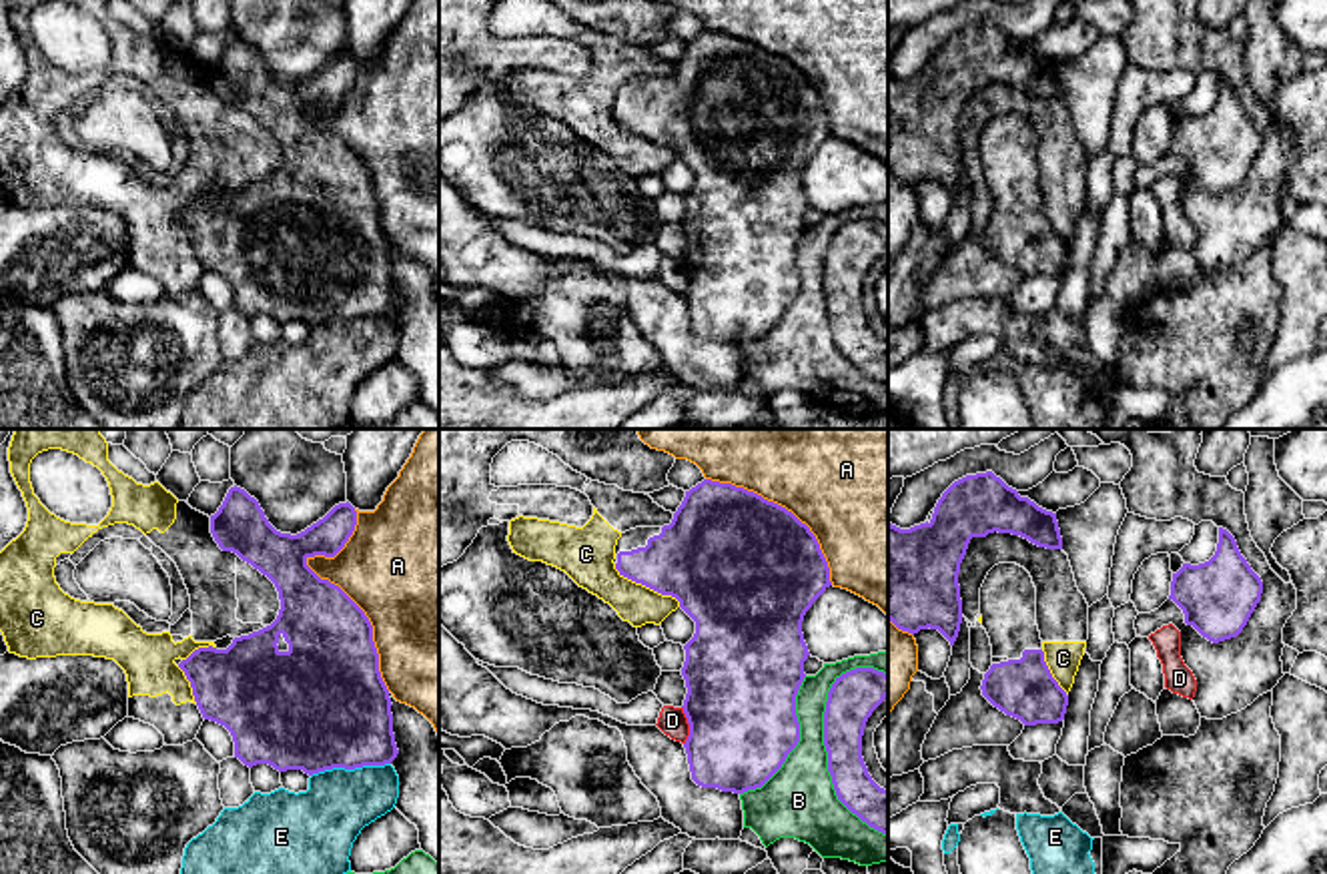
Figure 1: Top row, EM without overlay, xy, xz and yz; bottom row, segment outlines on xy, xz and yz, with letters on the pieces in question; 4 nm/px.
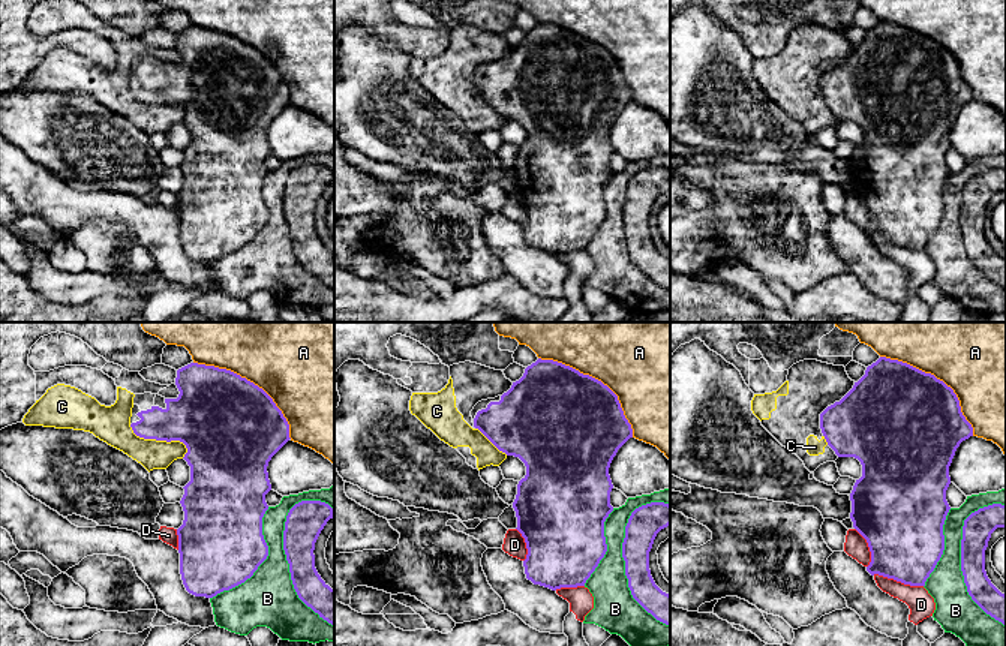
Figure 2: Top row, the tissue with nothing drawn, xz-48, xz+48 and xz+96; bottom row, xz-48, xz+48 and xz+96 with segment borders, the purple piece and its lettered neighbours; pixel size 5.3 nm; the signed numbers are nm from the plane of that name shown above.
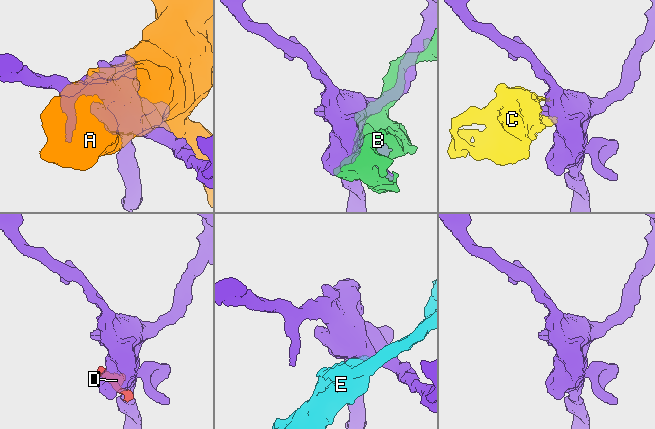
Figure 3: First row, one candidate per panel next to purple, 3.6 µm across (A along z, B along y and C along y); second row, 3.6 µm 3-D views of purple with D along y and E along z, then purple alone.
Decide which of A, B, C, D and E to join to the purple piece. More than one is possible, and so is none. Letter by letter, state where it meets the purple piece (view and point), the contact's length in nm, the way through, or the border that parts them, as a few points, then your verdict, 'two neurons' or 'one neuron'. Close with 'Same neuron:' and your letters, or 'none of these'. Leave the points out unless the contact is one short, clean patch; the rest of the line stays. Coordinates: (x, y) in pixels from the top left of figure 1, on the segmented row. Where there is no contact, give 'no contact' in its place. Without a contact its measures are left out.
A: contact xy (337, 586); length 750 nm; two neurons
B: contact xz (828, 754); length 700 nm; two neurons
C: contact xz (648, 586); length 320 nm; border xz (614, 564), (624, 576), (670, 594), (680, 606); two neurons
D: contact xz (690, 726); length 160 nm; two neurons
E: contact xy (349, 768); length 320 nm; two neurons
Same neuron: none of these

